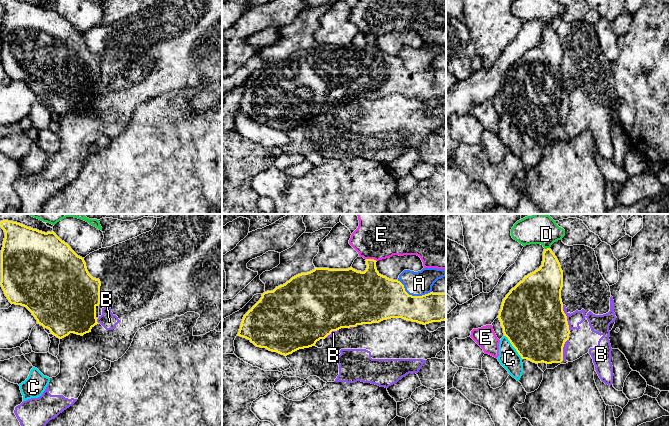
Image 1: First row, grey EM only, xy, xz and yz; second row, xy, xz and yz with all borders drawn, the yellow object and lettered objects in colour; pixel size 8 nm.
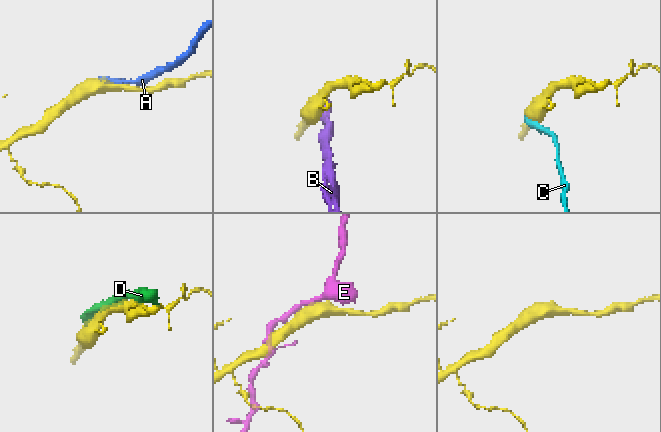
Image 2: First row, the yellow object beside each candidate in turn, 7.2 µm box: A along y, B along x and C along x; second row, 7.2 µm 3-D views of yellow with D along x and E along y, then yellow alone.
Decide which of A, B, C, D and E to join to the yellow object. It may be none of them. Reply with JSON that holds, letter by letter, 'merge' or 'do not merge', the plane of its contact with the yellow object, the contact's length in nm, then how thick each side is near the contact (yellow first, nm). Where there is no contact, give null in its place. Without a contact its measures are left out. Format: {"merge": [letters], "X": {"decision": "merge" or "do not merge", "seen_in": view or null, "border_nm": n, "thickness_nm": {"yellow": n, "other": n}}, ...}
{"merge": [], "A": {"decision": "do not merge", "seen_in": "xz", "border_nm": 300, "thickness_nm": {"yellow": 340, "other": 190}}, "B": {"decision": "do not merge", "seen_in": "yz", "border_nm": 220, "thickness_nm": {"yellow": 500, "other": 130}}, "C": {"decision": "do not merge", "seen_in": "yz", "border_nm": 240, "thickness_nm": {"yellow": 500, "other": 160}}, "D": {"decision": "do not merge", "seen_in": "yz", "border_nm": 40, "thickness_nm": {"yellow": 240, "other": 180}}, "E": {"decision": "do not merge", "seen_in": "xz", "border_nm": 90, "thickness_nm": {"yellow": 320, "other": 280}}}

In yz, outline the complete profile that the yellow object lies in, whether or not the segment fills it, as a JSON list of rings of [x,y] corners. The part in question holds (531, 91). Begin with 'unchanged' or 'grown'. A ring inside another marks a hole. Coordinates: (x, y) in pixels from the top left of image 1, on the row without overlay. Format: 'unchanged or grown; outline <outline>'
unchanged; outline [[[550,24],[544,25],[539,45],[528,50],[503,75],[498,94],[504,112],[508,114],[522,135],[533,139],[561,139],[563,123],[569,115],[569,101],[563,87],[561,66],[563,47]]]

